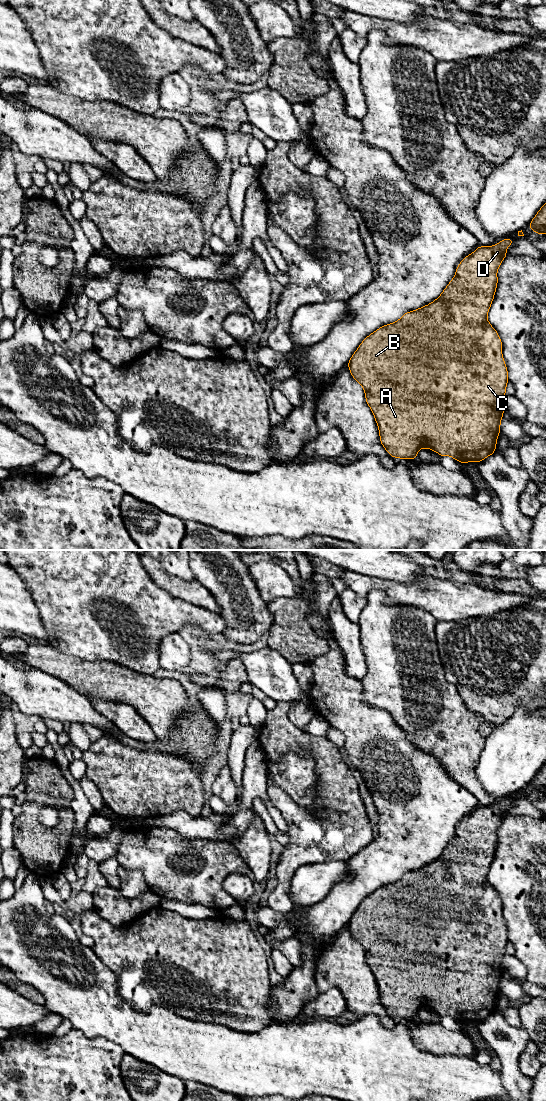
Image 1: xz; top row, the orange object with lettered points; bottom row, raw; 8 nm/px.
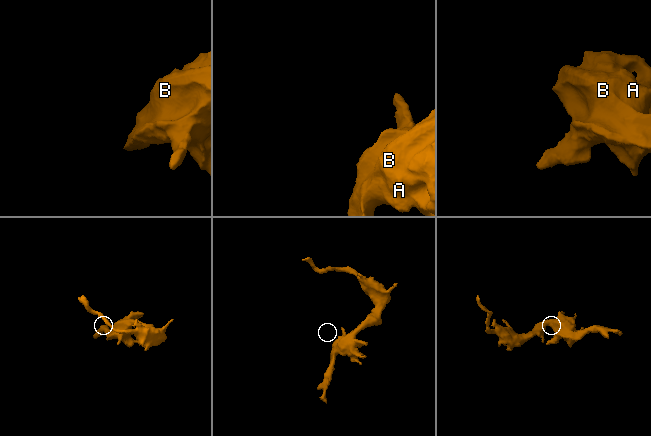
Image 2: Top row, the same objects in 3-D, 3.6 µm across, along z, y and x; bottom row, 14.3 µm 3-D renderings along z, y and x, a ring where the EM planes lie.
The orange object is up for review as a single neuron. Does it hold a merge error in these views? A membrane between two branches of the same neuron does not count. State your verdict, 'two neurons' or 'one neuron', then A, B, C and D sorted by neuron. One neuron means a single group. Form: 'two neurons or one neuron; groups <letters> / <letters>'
one neuron; groups A B C D

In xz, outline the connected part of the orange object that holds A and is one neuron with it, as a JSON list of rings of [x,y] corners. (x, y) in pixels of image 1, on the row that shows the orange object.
[[[506,238],[491,247],[479,246],[472,254],[466,256],[458,265],[454,278],[449,282],[442,294],[429,305],[406,312],[398,321],[384,325],[367,336],[349,360],[348,368],[352,377],[358,381],[365,392],[366,403],[371,408],[379,427],[380,442],[393,458],[416,459],[421,448],[429,448],[441,457],[448,455],[458,462],[479,463],[495,453],[497,438],[500,434],[500,423],[505,413],[501,401],[506,394],[508,370],[502,356],[502,341],[497,331],[487,320],[491,303],[497,288],[497,270],[502,260],[508,255],[505,249],[513,244],[512,238]]]

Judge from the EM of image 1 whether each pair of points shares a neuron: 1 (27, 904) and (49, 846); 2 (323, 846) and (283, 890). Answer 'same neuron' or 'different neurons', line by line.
1: different neurons
2: same neuron

